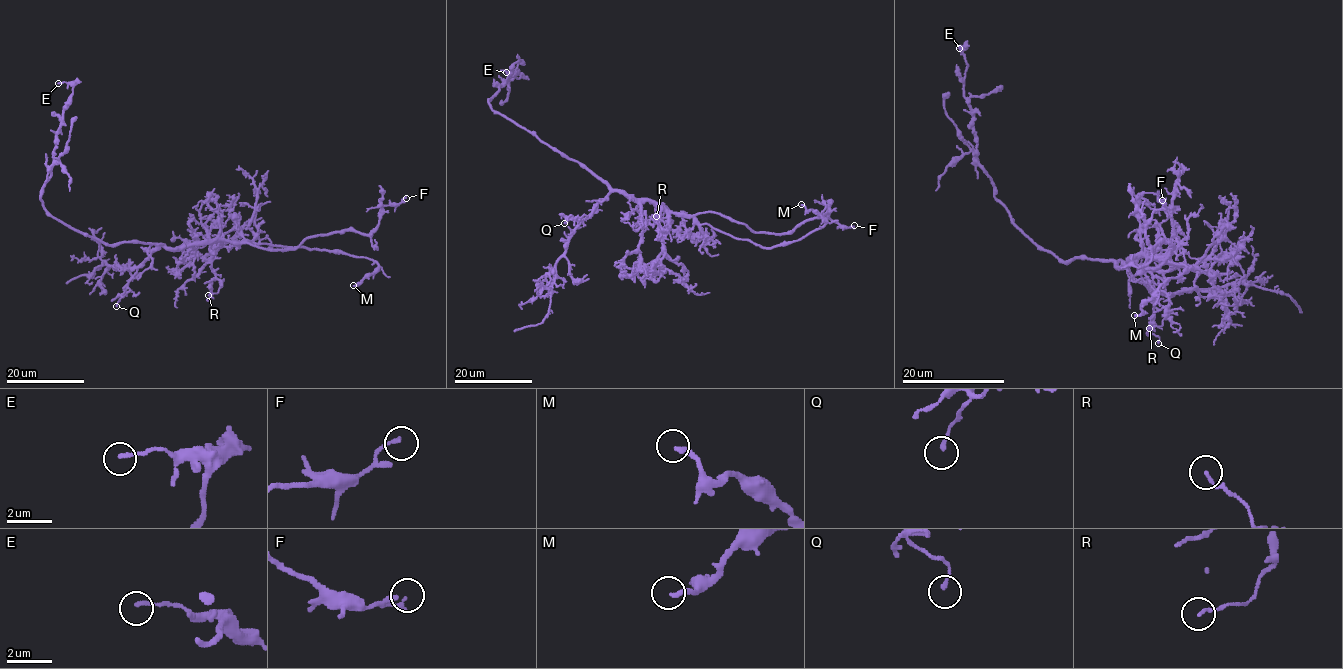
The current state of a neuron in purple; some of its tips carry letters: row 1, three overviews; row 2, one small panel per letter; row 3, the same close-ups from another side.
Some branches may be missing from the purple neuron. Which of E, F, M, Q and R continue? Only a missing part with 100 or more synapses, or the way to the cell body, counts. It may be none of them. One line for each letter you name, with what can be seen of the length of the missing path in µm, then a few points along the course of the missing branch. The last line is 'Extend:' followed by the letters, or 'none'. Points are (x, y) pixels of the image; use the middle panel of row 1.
Extend: none

